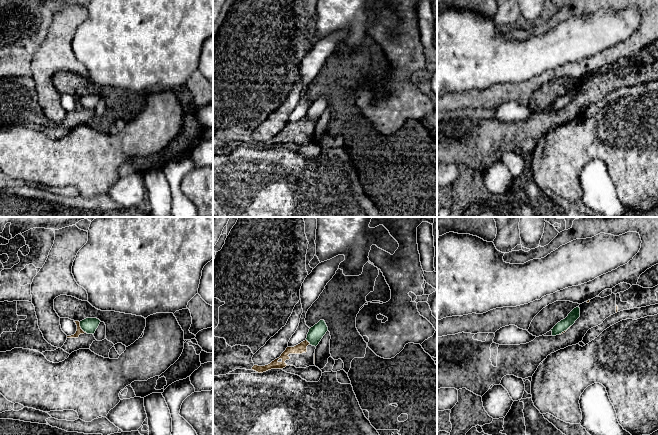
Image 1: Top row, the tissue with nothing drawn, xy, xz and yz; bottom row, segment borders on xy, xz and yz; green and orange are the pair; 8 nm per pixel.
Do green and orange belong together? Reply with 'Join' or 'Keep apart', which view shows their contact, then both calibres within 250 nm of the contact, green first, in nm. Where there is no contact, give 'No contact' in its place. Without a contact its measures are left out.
Keep apart. Touches green in xy. Thickness 130 nm (green) against 50 nm

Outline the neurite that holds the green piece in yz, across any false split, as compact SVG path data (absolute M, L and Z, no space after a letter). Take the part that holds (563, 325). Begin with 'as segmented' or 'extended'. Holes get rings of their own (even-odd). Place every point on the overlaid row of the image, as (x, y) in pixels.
as segmented | M579 306L574 308L568 316L558 322L552 329L552 336L556 336L566 331L570 326L572 326L575 321L580 317L580 308Z

